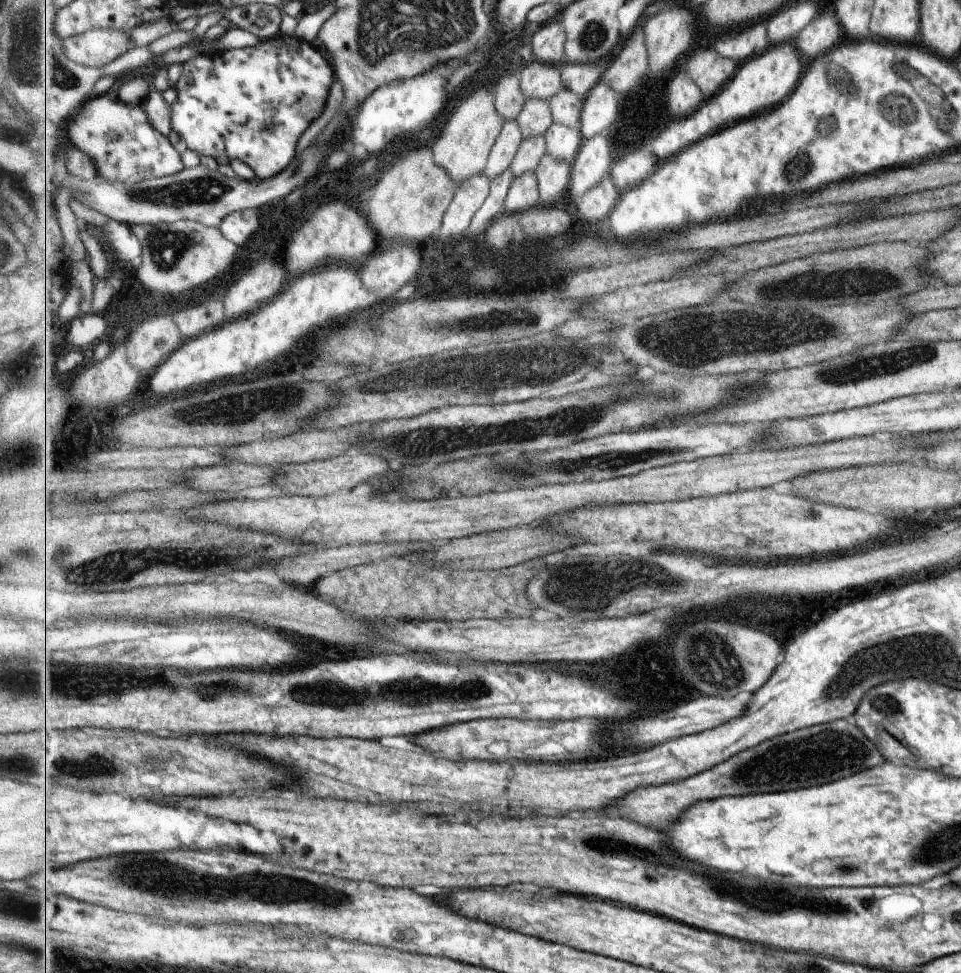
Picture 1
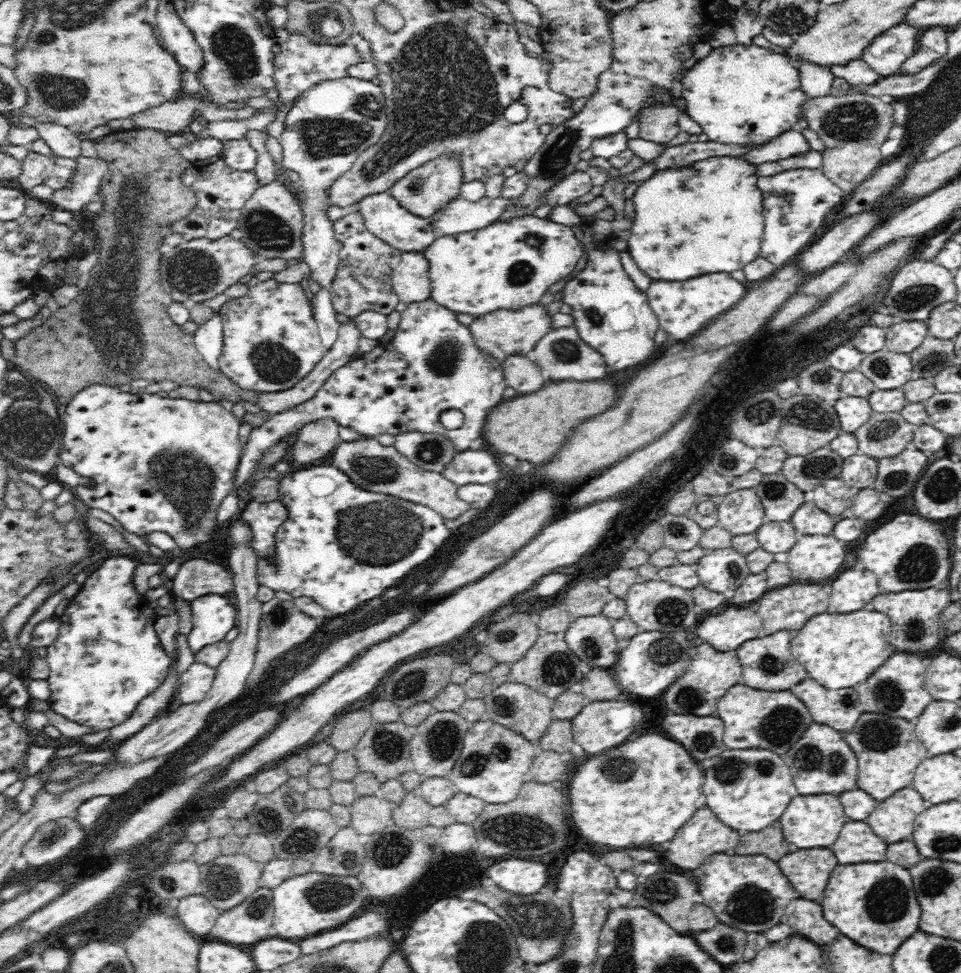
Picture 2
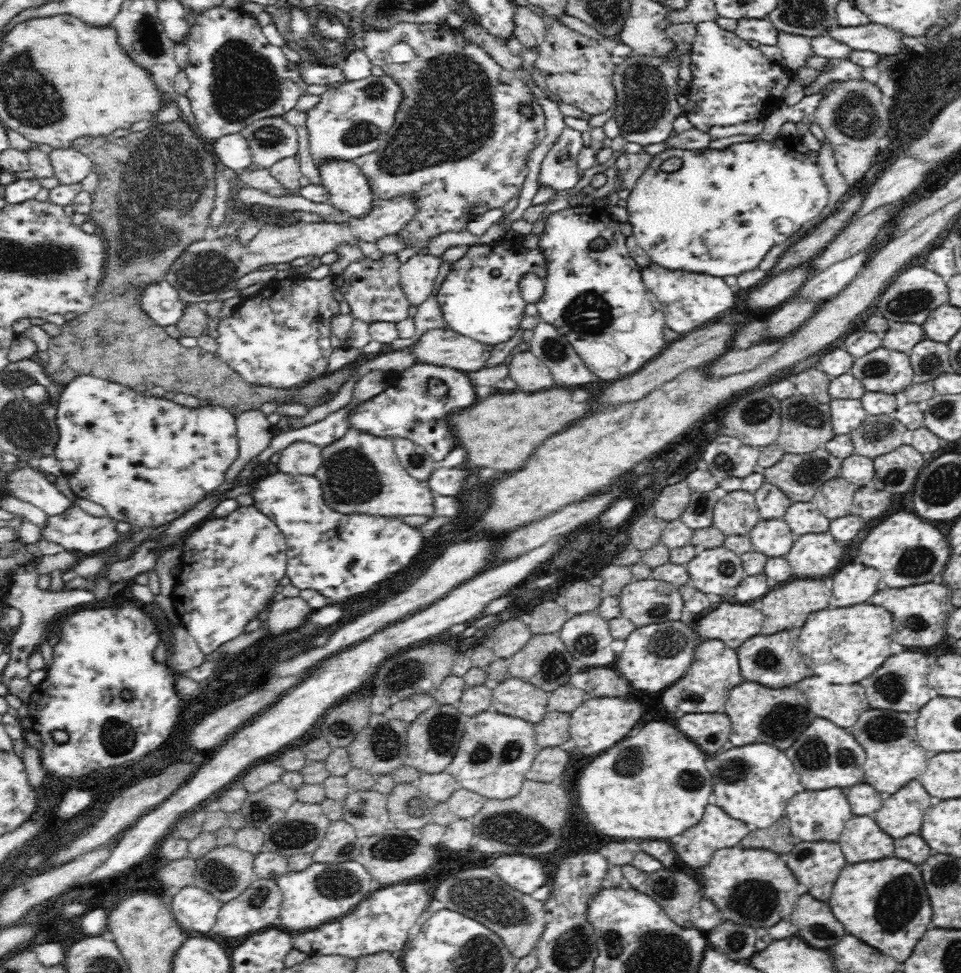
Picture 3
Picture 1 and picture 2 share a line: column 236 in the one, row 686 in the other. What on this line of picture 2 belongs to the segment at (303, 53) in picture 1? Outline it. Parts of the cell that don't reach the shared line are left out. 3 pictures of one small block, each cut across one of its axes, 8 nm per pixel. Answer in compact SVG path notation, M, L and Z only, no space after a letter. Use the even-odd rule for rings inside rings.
M111 555L107 559L103 559L103 562L99 565L95 572L92 572L87 576L84 583L79 587L78 593L71 598L70 604L66 606L64 614L60 616L59 623L59 636L54 640L53 644L47 647L47 654L45 660L49 666L48 684L52 691L52 696L48 700L50 708L58 714L82 724L90 728L94 728L96 732L104 730L104 728L110 730L113 726L116 726L122 719L125 719L130 712L134 710L134 707L145 697L152 692L156 691L157 688L166 680L168 676L169 668L173 663L174 658L170 657L170 654L166 652L166 649L161 645L160 639L158 638L154 624L158 617L155 609L149 606L149 601L145 595L140 594L136 590L136 584L134 584L134 576L136 576L136 566L140 562L128 558L128 556Z

